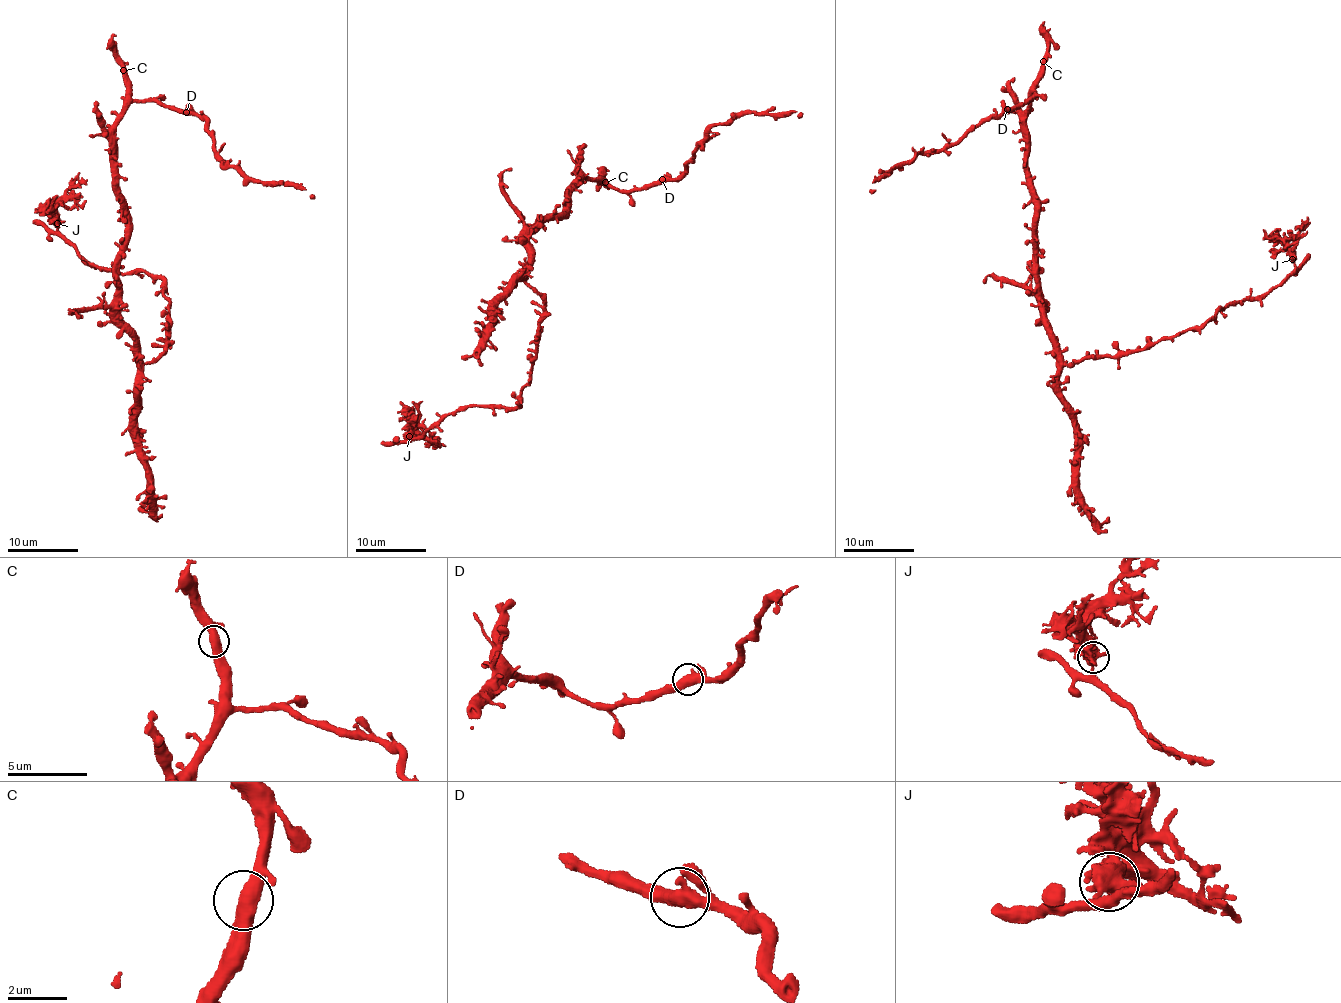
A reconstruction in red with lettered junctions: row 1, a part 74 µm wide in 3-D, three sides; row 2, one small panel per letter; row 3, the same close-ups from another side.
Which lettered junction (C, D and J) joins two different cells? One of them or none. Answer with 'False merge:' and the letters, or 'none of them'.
False merge: J

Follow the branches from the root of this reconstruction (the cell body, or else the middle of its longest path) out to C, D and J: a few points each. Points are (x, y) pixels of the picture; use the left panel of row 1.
C: (118, 289), (118, 252), (125, 237), (125, 209), (117, 185), (114, 126), (125, 101), (123, 70)
D: (118, 289), (118, 252), (125, 237), (125, 209), (117, 185), (114, 126), (132, 102), (160, 102), (186, 112)
J: (118, 289), (118, 323), (136, 359), (152, 361), (171, 326), (162, 279), (82, 263), (58, 223)

